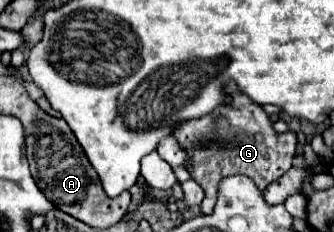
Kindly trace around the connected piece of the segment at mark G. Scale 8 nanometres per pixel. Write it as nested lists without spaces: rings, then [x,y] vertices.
[[[228,84],[228,92],[234,100],[230,104],[222,104],[218,112],[214,112],[218,116],[212,114],[210,120],[188,120],[174,132],[174,138],[190,156],[186,170],[192,172],[192,178],[206,192],[206,198],[200,204],[204,214],[214,210],[220,180],[234,174],[244,174],[252,178],[260,190],[264,190],[270,182],[278,180],[292,168],[292,158],[298,144],[294,132],[274,132],[272,122],[268,120],[268,114],[262,110],[262,106],[252,104],[252,100],[240,94],[234,84]]]

